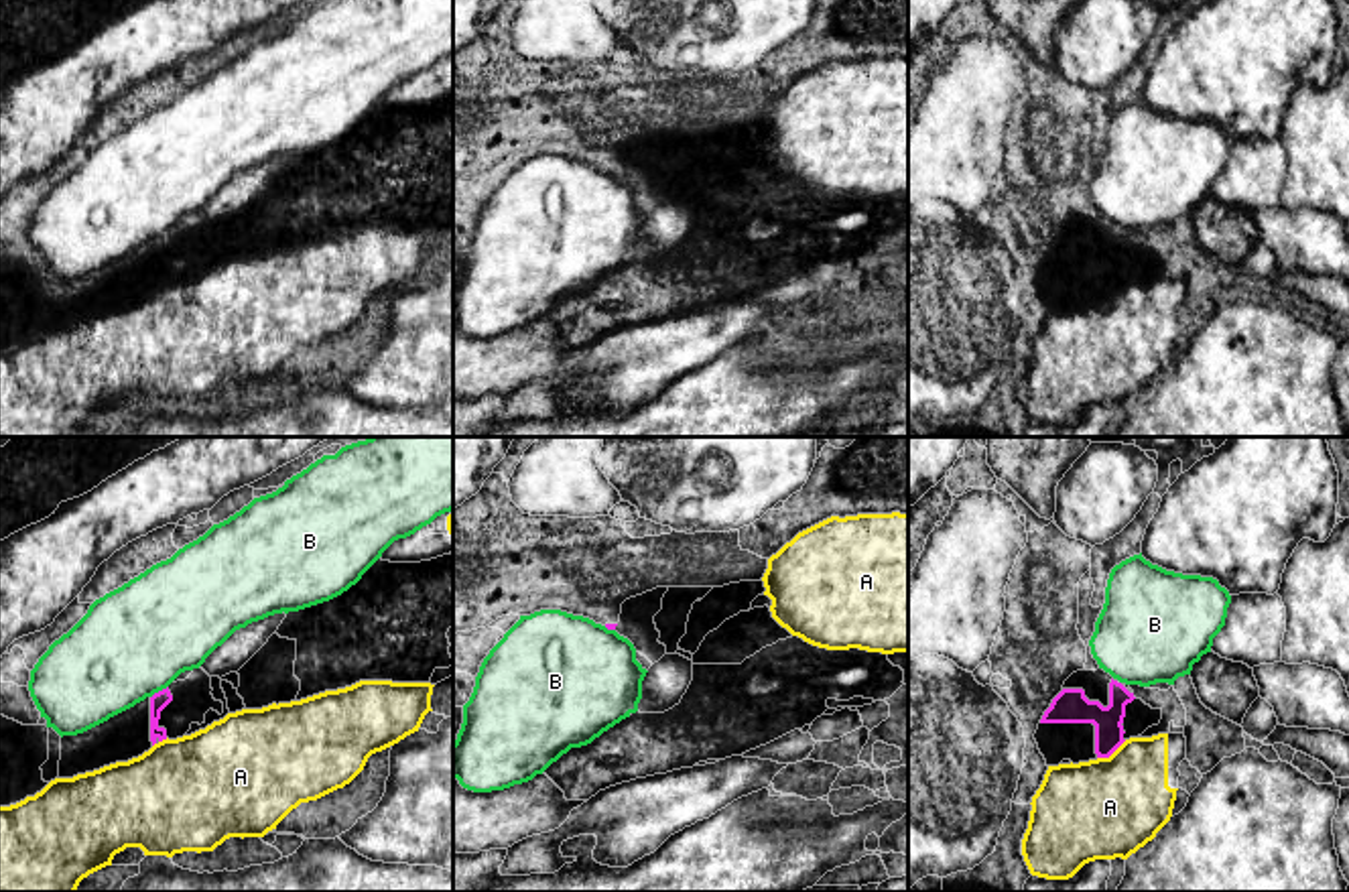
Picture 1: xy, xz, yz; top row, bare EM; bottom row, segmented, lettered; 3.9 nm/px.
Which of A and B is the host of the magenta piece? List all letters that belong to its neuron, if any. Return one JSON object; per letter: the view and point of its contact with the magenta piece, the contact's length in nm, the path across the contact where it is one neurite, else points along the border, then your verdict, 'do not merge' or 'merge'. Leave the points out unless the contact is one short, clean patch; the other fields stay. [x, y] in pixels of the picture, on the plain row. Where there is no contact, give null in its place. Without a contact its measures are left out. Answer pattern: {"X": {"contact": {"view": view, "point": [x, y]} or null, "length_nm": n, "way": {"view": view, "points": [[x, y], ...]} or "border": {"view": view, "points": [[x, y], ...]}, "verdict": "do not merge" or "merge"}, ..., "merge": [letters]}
{"A": {"contact": {"view": "yz", "point": [1112, 297]}, "length_nm": 140, "border": {"view": "yz", "points": [[1126, 285], [1108, 301], [1098, 303]]}, "verdict": "do not merge"}, "B": {"contact": {"view": "xy", "point": [159, 236]}, "length_nm": 90, "verdict": "do not merge"}, "merge": []}

